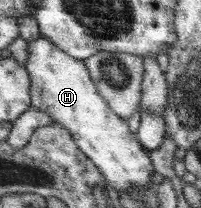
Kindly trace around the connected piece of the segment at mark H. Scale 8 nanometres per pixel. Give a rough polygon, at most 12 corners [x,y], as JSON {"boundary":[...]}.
{"boundary":[[28,42],[32,108],[62,124],[109,189],[152,162],[84,60]]}

